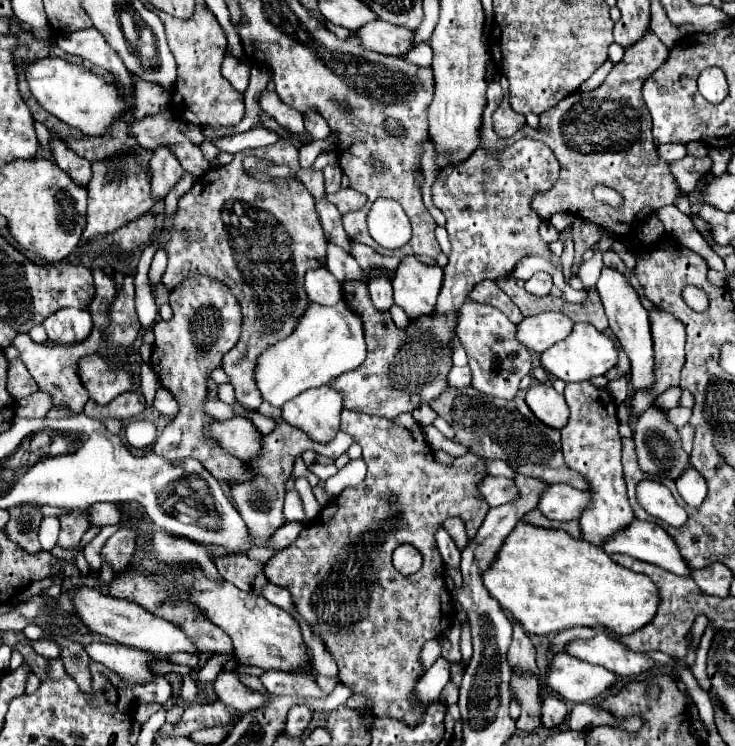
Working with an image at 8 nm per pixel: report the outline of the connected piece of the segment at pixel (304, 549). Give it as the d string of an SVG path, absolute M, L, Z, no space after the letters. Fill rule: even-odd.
M344 409L340 431L352 435L352 439L362 447L368 473L358 487L348 487L348 493L344 489L344 493L334 499L338 509L332 515L322 515L318 523L314 521L310 527L304 527L298 539L284 551L276 553L265 567L248 559L246 553L230 553L218 557L214 563L221 577L242 591L252 591L256 573L264 569L267 579L290 591L294 611L312 627L316 635L322 637L326 649L340 669L340 681L354 693L366 695L372 701L372 713L376 717L394 717L414 725L422 719L422 713L416 711L412 703L408 703L408 691L412 691L412 683L416 683L416 679L422 675L420 649L426 641L444 635L446 629L442 627L442 621L446 621L446 617L450 617L450 627L454 621L454 615L444 615L450 611L450 607L454 607L454 603L448 599L448 591L432 589L432 559L440 559L432 535L438 525L454 515L462 517L470 539L476 535L484 515L488 513L488 503L484 503L482 495L476 491L476 483L486 473L484 462L482 458L468 453L455 458L451 466L436 463L434 453L424 439L424 431L412 413L402 413L394 419L382 419ZM402 543L410 543L424 551L424 565L418 571L418 579L416 573L410 575L408 581L404 577L404 587L402 575L392 565L392 553Z

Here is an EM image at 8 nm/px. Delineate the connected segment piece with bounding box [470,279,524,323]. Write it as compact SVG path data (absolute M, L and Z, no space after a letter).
M492 279L482 281L480 285L476 285L470 293L470 299L476 301L476 303L484 303L484 305L492 305L492 307L500 309L512 323L520 323L520 319L524 317L520 313L520 309L512 303L512 299Z

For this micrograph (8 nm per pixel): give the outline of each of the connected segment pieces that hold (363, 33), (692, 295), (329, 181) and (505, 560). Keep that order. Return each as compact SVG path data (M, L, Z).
M370 21L356 31L362 49L376 51L382 55L402 55L412 47L412 31L406 27L396 27L386 21Z
M692 285L684 287L684 289L682 289L682 297L684 297L686 305L692 307L694 311L704 311L704 309L708 307L708 297L706 297L706 293L704 293L702 289L698 289L698 287L692 287Z
M326 165L326 167L324 167L326 193L336 193L336 191L340 191L340 177L342 177L342 169L340 169L338 165Z
M520 519L516 523L516 527L512 529L512 533L504 539L496 559L494 559L494 565L488 567L484 573L482 573L482 583L484 587L488 589L488 593L500 603L500 607L504 611L510 611L510 615L528 631L528 633L534 633L534 635L548 635L548 633L558 633L562 629L568 629L568 627L576 627L576 625L586 625L586 627L598 627L598 625L604 625L604 627L610 627L616 635L628 635L628 633L634 633L638 627L644 627L648 621L652 621L652 615L656 613L656 607L658 607L658 589L656 585L646 577L646 575L640 575L640 573L634 573L618 563L614 563L604 551L602 547L596 547L588 541L576 541L572 539L566 531L560 531L560 529L544 529L544 527L536 527L532 523L526 523L524 519Z

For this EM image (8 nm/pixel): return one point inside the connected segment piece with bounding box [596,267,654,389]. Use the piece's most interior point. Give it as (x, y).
(628, 319)

